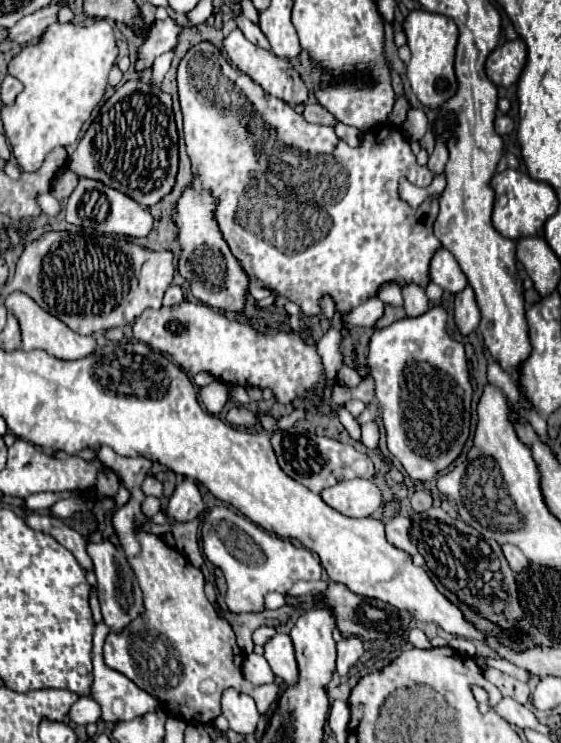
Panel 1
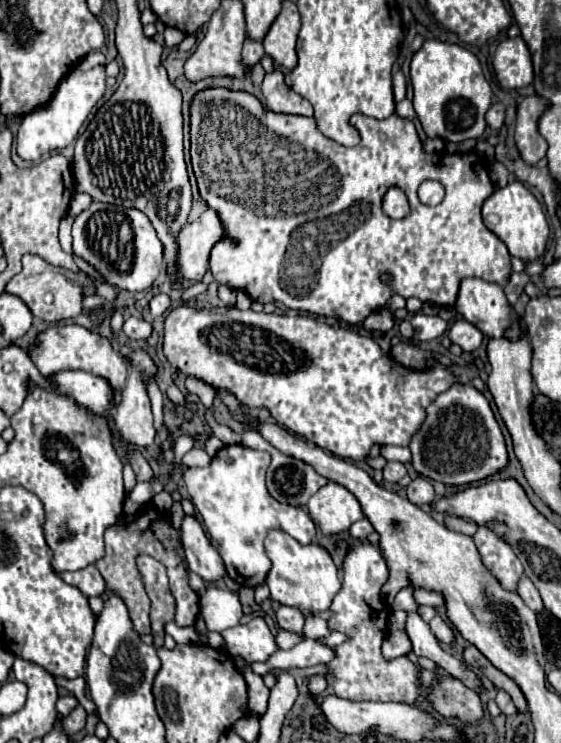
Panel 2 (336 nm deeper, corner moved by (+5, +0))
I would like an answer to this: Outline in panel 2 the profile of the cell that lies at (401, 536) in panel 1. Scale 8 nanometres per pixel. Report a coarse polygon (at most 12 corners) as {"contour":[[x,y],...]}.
{"contour":[[367,518],[351,524],[351,538],[365,540],[373,526]]}

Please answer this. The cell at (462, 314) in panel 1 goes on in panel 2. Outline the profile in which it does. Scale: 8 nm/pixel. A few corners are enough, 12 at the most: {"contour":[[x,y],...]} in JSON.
{"contour":[[457,318],[449,328],[451,342],[473,352],[485,336],[475,324]]}

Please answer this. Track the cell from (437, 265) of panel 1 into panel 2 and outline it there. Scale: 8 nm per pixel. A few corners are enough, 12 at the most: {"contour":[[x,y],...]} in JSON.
{"contour":[[463,278],[455,310],[485,336],[515,338],[499,284]]}

